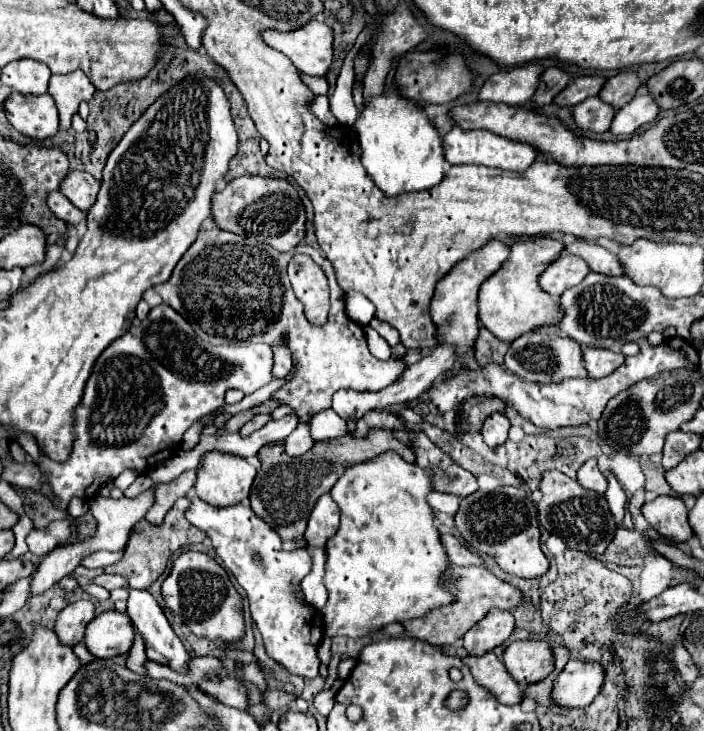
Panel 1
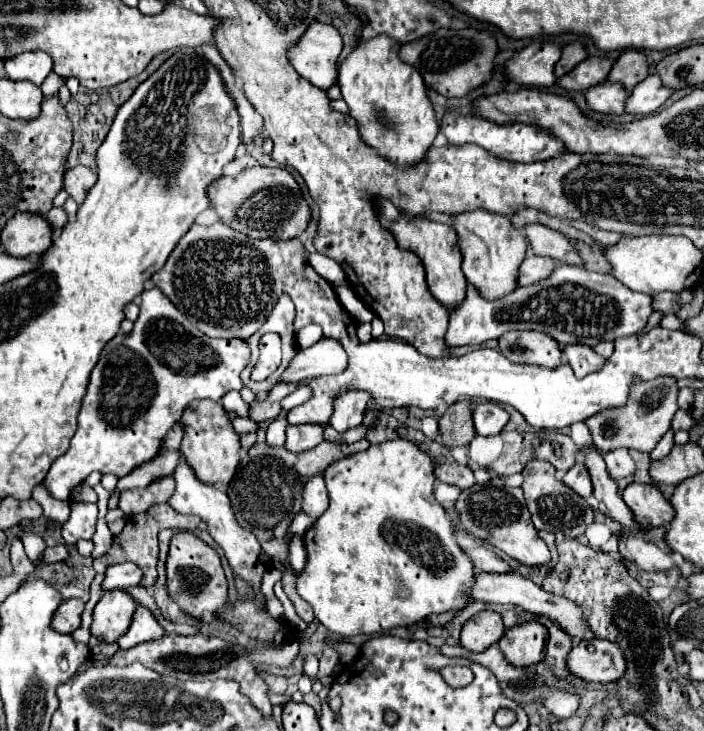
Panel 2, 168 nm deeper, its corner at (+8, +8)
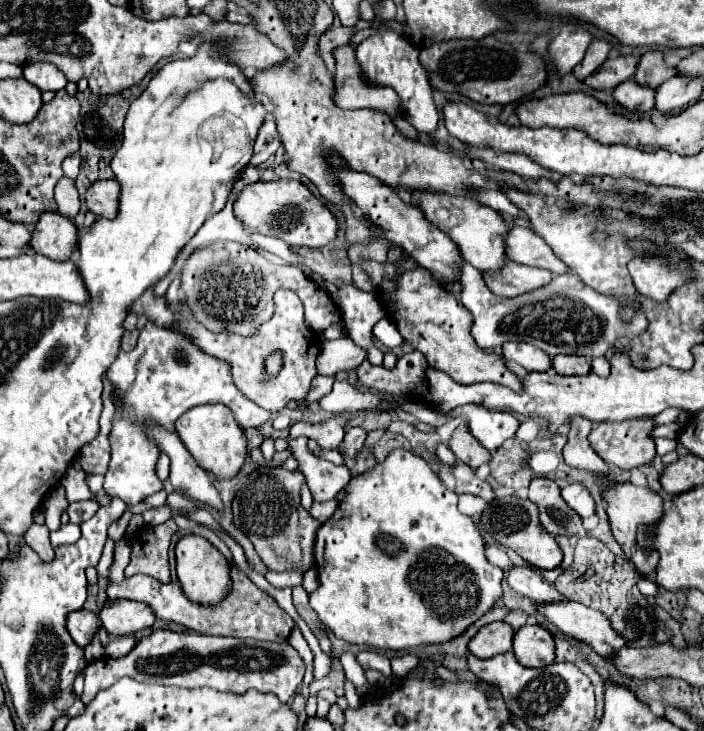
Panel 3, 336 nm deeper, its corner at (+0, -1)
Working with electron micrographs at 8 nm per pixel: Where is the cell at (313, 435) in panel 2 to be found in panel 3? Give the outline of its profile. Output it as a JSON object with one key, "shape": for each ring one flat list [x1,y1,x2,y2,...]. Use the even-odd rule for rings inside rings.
{"shape":[[288,439,288,449,294,451,294,457,300,463,300,471,308,481,314,501,334,499,336,493,348,485,350,471,344,465,332,465,314,457,308,451,306,443,308,439]]}

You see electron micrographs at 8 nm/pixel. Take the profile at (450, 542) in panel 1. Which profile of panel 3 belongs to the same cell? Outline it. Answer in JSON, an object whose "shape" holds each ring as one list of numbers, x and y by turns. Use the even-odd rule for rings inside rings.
{"shape":[[512,567,510,571,510,587,526,595,528,599,536,603,556,603,562,601,564,595,556,591,554,585,550,585,536,569,532,567]]}

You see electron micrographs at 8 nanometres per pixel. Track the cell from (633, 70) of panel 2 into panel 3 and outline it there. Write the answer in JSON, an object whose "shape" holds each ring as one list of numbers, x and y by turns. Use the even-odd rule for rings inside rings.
{"shape":[[656,49,656,51,648,51,640,57,634,81,638,81,644,87,648,85,648,87,656,89,656,87,660,87,660,83,664,83,666,79,670,79,674,75,678,75,678,69,668,67,666,61,664,61,662,51]]}

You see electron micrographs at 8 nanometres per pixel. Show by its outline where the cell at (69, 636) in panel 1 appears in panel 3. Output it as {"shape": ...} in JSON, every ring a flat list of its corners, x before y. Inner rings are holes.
{"shape":[[86,609,72,611,68,615,68,631,70,631,76,645,86,647,92,641,94,633,98,631,96,619,98,619,98,615,92,611,86,611]]}

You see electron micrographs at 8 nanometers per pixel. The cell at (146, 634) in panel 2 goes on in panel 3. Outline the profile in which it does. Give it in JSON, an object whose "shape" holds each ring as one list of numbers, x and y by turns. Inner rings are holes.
{"shape":[[120,637,120,639,116,639,114,645,104,645,104,655,112,657,112,659,124,657,132,649,132,643,136,643,136,637]]}

